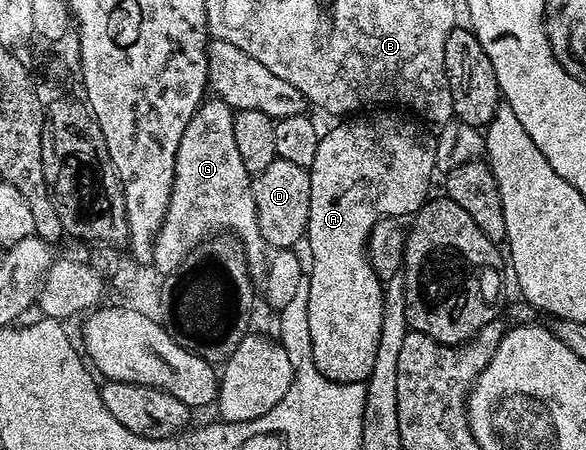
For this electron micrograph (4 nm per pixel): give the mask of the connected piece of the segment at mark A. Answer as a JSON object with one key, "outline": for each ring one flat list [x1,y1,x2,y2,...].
{"outline":[[391,109,355,113,336,123,339,123,336,127,320,134,317,153,309,169,309,221,305,236,305,244,311,250,307,275,309,334,317,369,334,382,353,383,364,382,370,377,381,336,384,284,367,260,367,239,379,219,403,217,406,211,414,213,427,202,431,178,437,175,434,163,436,136,427,132,422,122]]}

